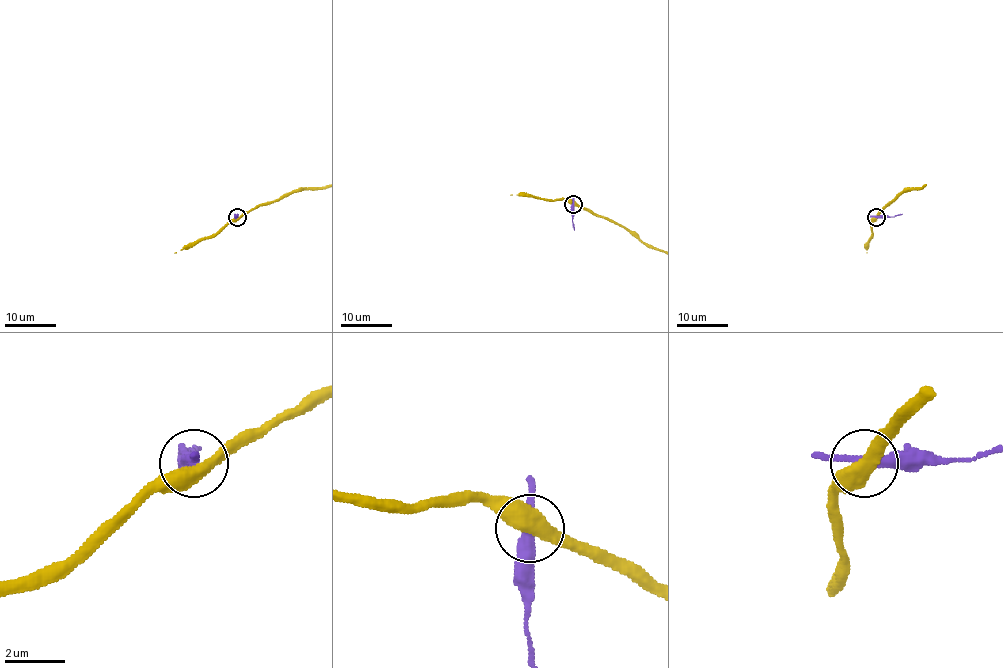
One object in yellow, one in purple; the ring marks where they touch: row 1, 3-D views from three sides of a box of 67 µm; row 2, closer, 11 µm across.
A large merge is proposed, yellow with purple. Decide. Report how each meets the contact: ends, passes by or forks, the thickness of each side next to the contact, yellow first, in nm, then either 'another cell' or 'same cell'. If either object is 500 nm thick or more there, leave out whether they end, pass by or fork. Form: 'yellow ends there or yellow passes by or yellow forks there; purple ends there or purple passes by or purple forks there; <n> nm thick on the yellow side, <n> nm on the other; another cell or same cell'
500 nm thick on the yellow side, 320 nm on the other; another cell

